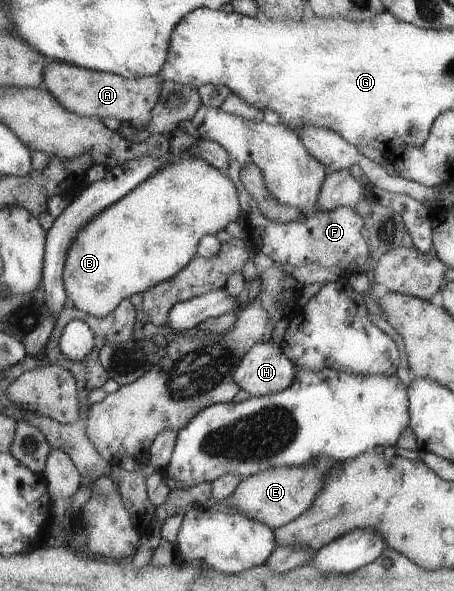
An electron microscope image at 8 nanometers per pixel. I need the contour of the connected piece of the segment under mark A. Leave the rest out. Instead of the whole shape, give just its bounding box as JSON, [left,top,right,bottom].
[44,60,164,129]

